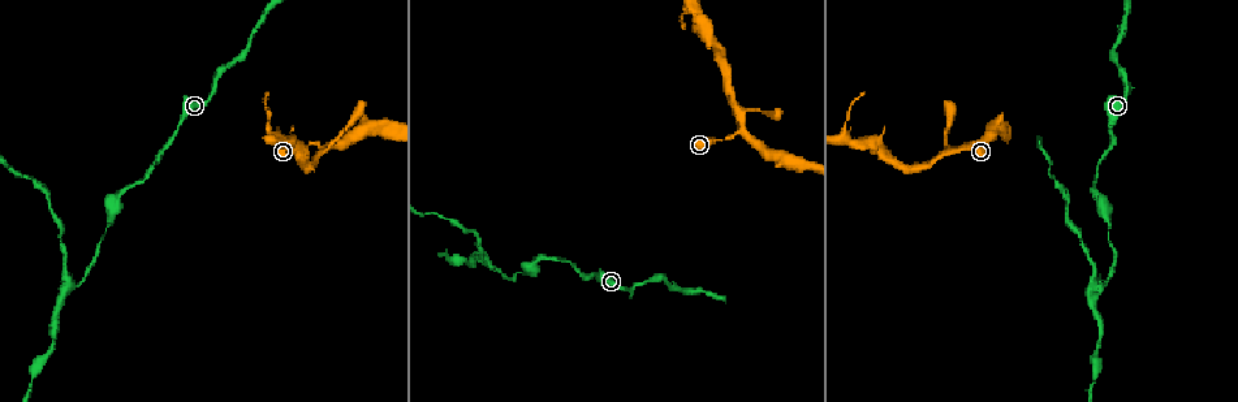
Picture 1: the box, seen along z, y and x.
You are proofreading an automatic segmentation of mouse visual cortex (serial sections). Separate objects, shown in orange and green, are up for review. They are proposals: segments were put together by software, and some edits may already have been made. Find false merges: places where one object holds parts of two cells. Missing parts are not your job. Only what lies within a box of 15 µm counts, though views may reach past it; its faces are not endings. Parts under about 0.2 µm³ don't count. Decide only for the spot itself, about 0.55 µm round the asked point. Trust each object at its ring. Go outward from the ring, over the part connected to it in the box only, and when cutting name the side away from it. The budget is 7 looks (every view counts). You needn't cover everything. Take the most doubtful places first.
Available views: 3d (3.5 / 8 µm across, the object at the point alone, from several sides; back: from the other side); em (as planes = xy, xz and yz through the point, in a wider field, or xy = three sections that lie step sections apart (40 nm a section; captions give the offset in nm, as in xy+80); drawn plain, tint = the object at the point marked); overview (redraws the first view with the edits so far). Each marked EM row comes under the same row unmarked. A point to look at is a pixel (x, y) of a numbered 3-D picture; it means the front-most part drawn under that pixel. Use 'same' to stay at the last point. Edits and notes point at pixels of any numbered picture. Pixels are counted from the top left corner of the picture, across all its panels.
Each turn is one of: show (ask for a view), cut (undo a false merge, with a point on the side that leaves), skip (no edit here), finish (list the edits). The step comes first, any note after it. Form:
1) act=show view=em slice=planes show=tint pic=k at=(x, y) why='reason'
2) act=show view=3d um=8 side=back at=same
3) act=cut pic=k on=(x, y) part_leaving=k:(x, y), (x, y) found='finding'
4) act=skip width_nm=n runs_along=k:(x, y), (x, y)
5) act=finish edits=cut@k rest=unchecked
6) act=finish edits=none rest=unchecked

act=show view=3d um=8 pic=1 at=(324, 147) why='branch point'

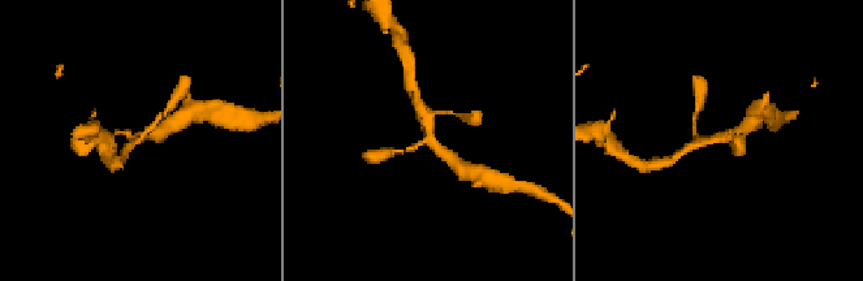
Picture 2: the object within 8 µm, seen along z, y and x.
act=show view=em slice=xy step=3 show=tint pic=2 at=(428, 139)

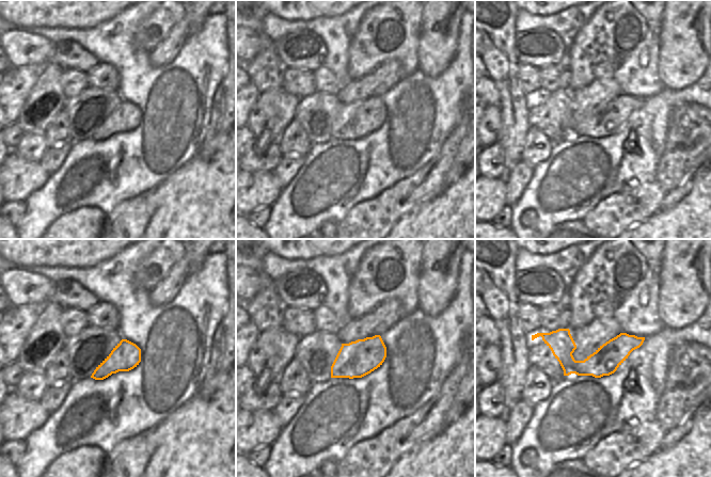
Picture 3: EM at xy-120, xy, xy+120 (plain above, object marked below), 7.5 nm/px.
act=skip runs_along=2:(395, 151), (427, 138), (421, 107) found='one cell here'

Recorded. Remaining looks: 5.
act=show view=3d um=3.5 pic=1 at=(523, 272) why='sudden change in width'

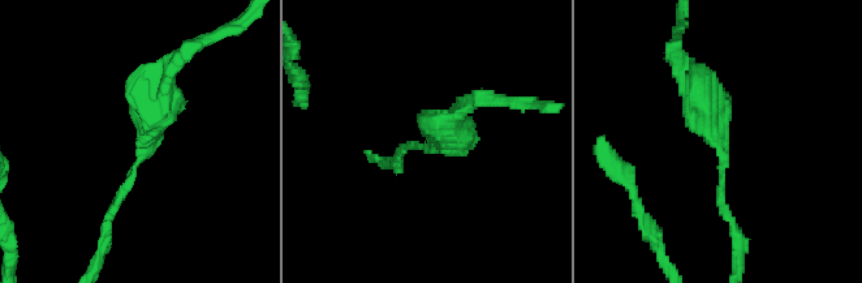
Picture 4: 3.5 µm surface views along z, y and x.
act=show view=em slice=planes show=tint pic=4 at=(141, 162)

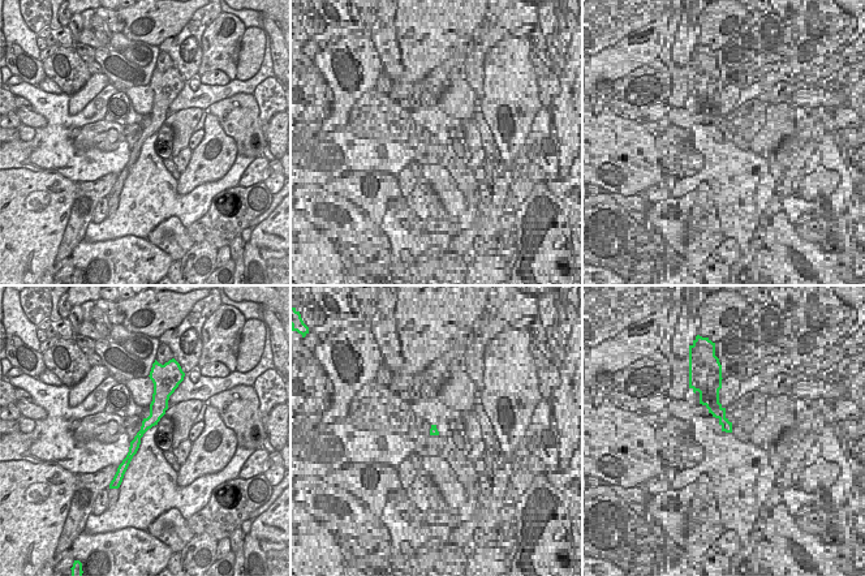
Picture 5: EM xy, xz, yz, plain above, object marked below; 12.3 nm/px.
act=skip runs_along=5:(158, 392), (156, 413), (124, 465) found='continuous, no second cell'

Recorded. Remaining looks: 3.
act=show view=3d um=8 pic=1 at=(70, 286) why='arms part here'

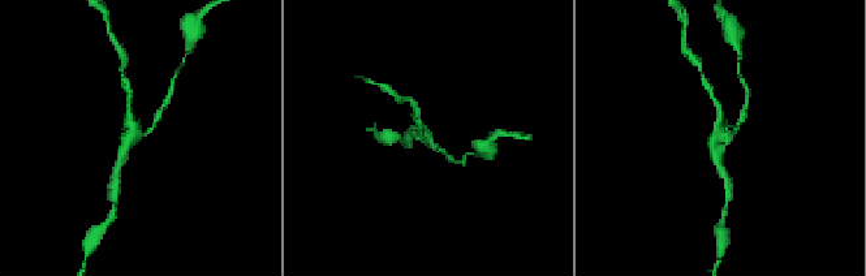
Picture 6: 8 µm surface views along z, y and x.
act=show view=3d um=3.5 pic=6 at=(136, 137)

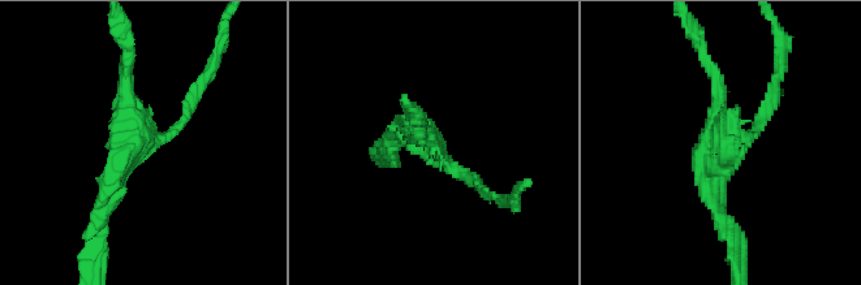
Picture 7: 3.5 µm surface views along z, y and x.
act=show view=em slice=xy step=2 show=tint pic=7 at=(438, 144) arms=3 arm_widths_nm=150,200,250

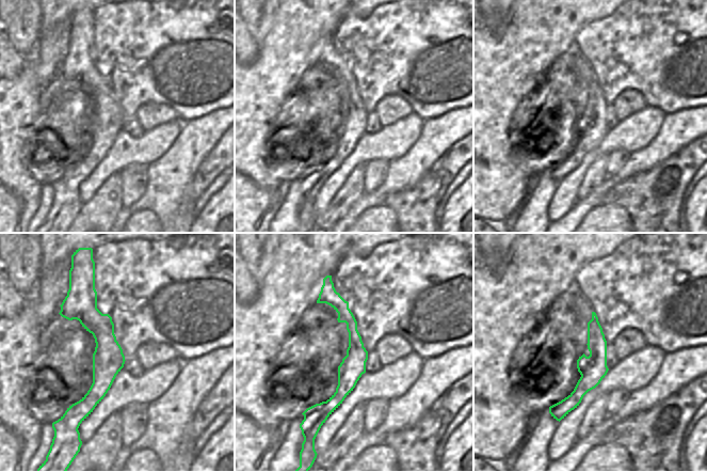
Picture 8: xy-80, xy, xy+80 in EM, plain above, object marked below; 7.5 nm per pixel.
act=skip width_nm=190 runs_along=7:(193, 98), (164, 138), (120, 158), (104, 198) found='continuous, no second cell'

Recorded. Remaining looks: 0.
act=finish edits=none rest=unchecked

